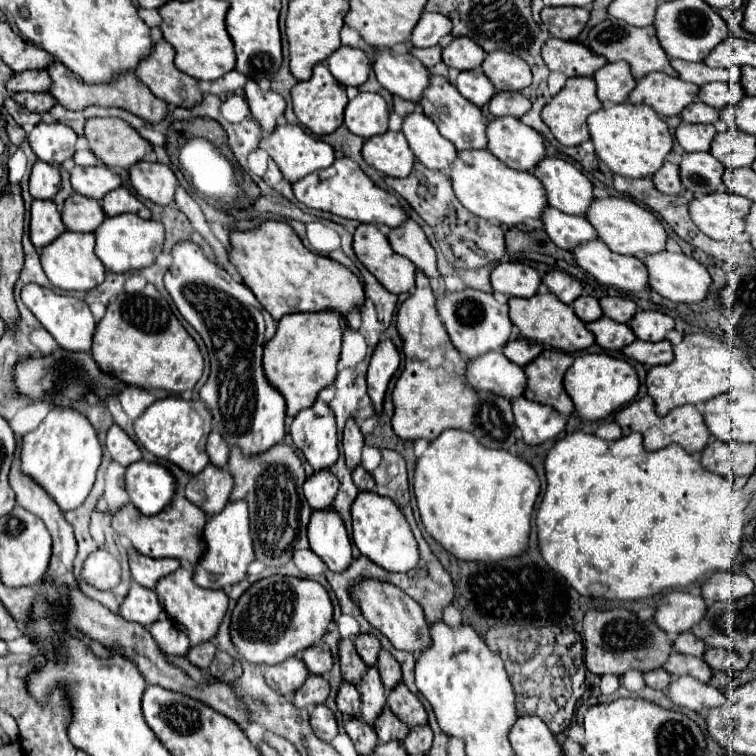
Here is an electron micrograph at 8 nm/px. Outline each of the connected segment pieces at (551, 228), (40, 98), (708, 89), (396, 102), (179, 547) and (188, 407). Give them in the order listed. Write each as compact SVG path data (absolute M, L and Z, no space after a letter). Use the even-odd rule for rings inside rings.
M546 208L544 210L544 228L550 236L550 240L564 248L564 250L574 250L578 244L590 242L590 240L598 240L596 238L596 230L592 228L592 224L588 224L586 218L582 216L568 216L556 208Z
M16 92L12 94L12 98L20 104L20 106L26 106L28 110L32 112L38 112L38 114L44 114L44 112L50 112L50 108L56 104L56 98L48 92L44 94L32 94L32 92Z
M710 82L700 88L700 100L718 110L738 104L742 98L744 90L736 82Z
M397 96L393 97L393 111L402 118L412 113L415 109L415 106L416 104L414 104L413 102L402 100Z
M178 494L174 500L158 514L144 516L142 512L136 512L136 506L128 502L126 506L118 508L116 512L110 512L110 526L118 536L126 536L132 546L150 558L178 558L190 564L196 564L196 560L202 554L202 530L206 524L206 514L196 508L186 496Z
M176 396L156 400L134 422L136 438L148 452L152 452L156 458L170 460L182 470L192 474L198 474L208 464L208 454L204 448L210 430L212 430L212 414L208 412L208 408L200 400L186 402Z

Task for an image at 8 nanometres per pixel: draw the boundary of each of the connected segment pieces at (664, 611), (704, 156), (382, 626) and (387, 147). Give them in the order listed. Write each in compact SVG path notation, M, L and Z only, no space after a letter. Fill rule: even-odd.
M672 590L662 598L656 608L656 624L674 640L678 634L692 630L706 612L706 602L702 596L694 596L690 592Z
M710 152L684 154L680 160L682 184L694 192L694 196L716 192L722 184L724 166Z
M364 580L362 584L356 584L352 588L352 598L358 602L364 618L378 630L382 632L396 650L412 652L420 656L426 648L432 646L432 636L430 636L430 624L424 620L424 612L420 604L416 604L408 594L404 594L400 588L388 582L378 582L378 580Z
M388 130L386 134L368 138L362 146L362 156L366 164L382 172L384 176L404 178L414 166L414 154L406 144L402 132Z

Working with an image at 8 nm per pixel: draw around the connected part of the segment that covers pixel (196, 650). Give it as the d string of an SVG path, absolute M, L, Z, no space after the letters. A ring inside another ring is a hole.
M204 642L204 644L192 646L192 648L188 650L188 660L190 660L194 666L206 670L206 668L212 664L214 654L216 654L216 646L214 646L214 642Z

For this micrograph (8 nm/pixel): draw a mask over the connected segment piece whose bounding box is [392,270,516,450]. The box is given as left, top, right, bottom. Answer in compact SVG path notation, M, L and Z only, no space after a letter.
M418 270L416 288L398 310L398 332L404 340L404 372L396 380L392 392L394 416L392 428L402 440L436 440L442 430L458 428L472 432L486 448L504 448L516 444L512 406L506 398L494 398L490 392L476 392L466 380L468 362L450 344L448 332L438 316L436 298L430 280Z

